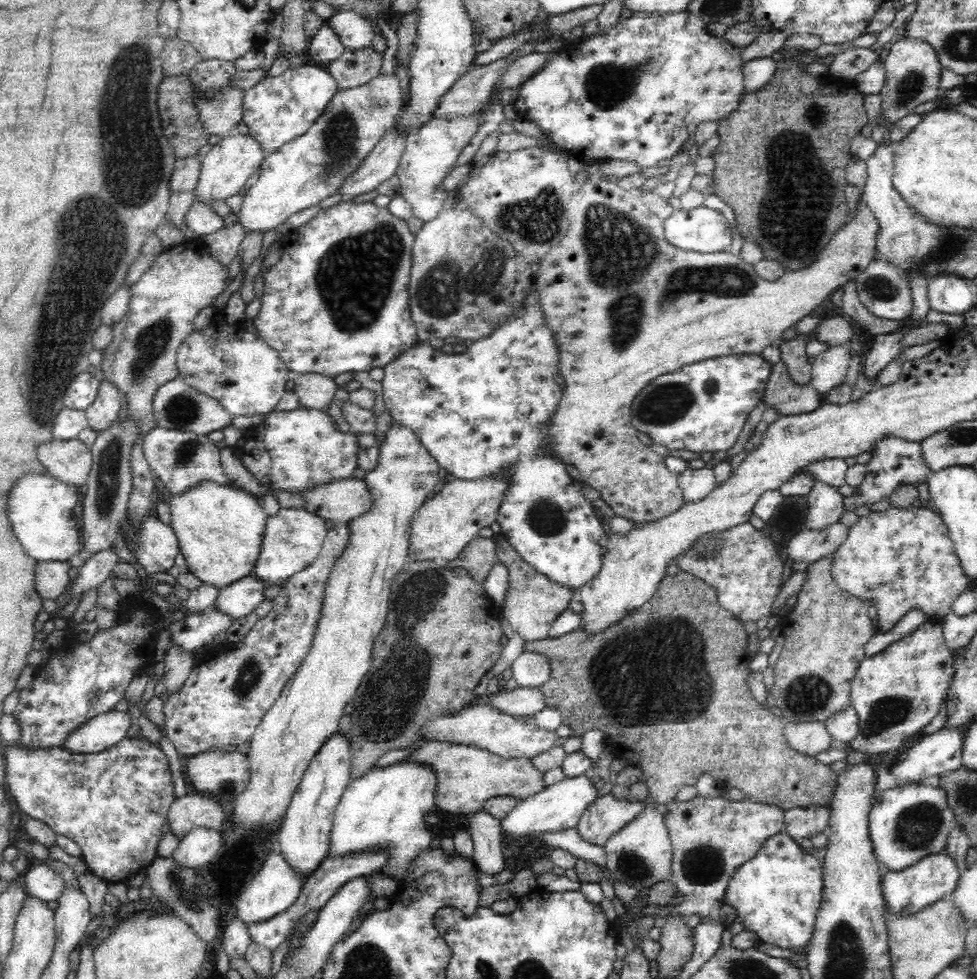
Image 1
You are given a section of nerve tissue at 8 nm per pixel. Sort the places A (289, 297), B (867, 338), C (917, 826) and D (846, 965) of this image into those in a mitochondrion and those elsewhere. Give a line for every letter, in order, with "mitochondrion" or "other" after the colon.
A: other
B: other
C: mitochondrion
D: mitochondrion

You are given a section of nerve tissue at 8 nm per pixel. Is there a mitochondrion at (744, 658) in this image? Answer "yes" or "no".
no

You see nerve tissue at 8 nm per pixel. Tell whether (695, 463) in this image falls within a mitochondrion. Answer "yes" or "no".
no

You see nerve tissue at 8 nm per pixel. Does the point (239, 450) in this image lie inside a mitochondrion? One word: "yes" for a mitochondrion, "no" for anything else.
no

